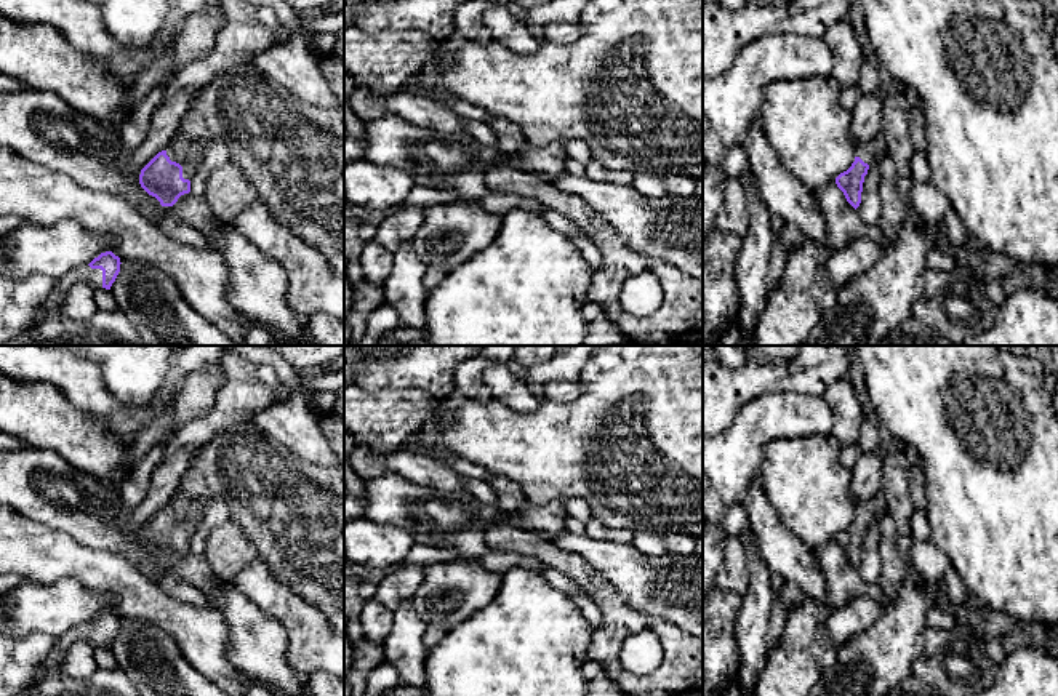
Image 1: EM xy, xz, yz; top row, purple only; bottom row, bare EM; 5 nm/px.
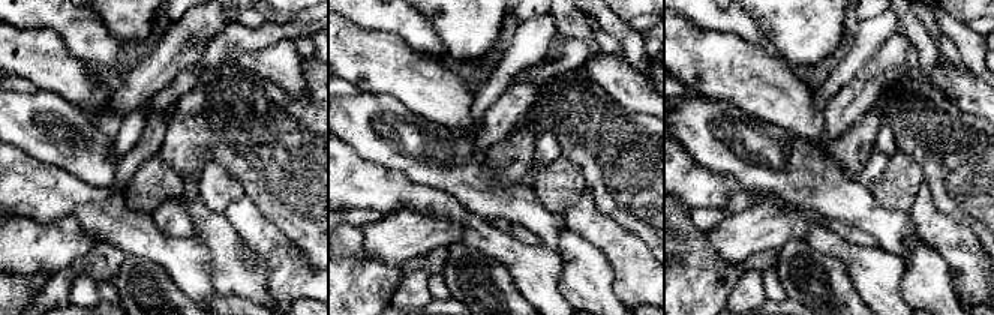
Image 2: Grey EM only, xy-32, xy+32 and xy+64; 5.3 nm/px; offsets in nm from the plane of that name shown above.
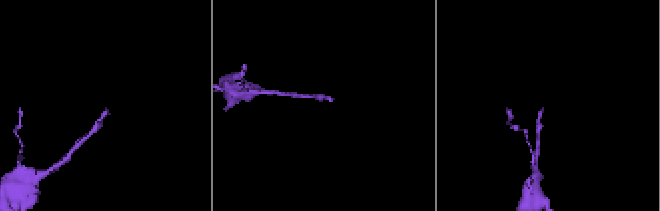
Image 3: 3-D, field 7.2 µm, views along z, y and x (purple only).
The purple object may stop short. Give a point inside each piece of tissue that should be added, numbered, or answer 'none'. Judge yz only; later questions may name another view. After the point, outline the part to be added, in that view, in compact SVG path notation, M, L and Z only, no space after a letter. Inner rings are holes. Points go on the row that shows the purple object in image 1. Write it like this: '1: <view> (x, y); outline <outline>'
1: yz (868, 152); outline M880 133L876 134L869 142L858 146L856 157L860 157L869 166L876 162L876 158L885 154L885 144L882 141Z

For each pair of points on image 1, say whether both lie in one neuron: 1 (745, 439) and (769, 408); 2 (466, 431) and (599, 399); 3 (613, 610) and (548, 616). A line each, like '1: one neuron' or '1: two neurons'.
1: one neuron
2: one neuron
3: two neurons

